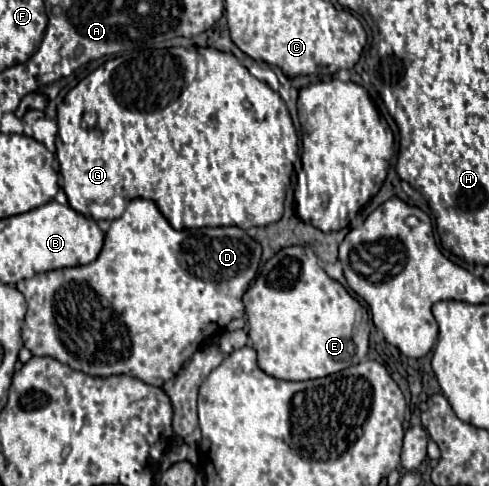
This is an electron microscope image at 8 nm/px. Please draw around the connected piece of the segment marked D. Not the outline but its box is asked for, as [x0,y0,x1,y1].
[16,199,262,387]

